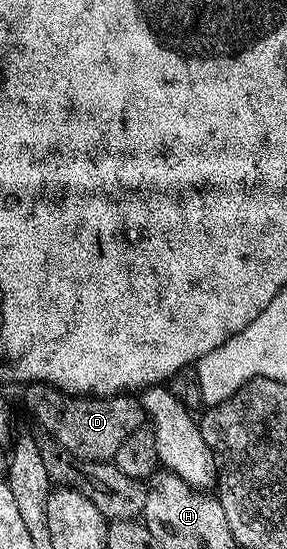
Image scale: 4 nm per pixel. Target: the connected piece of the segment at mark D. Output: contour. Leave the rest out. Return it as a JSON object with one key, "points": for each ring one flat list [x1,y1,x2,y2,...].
{"points":[[38,383,28,384,24,389,27,390,23,393,23,405,31,412,32,419,44,429,42,432,57,443,61,443,61,447,65,447,65,451,69,451,72,457,82,462,110,462,117,455,117,447,121,447,121,443,125,443,125,439,129,439,129,435,133,435,133,431,144,428,145,425,143,406,136,398,134,401,134,396,131,395,77,397,73,393,62,393,52,385]]}

